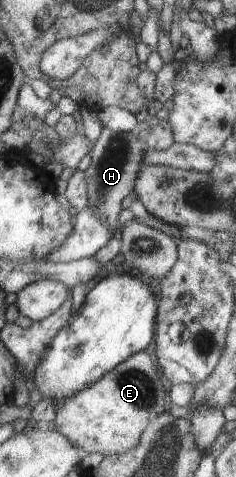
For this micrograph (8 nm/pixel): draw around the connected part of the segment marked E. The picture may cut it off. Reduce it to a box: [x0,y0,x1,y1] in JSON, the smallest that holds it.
[54,351,169,455]

